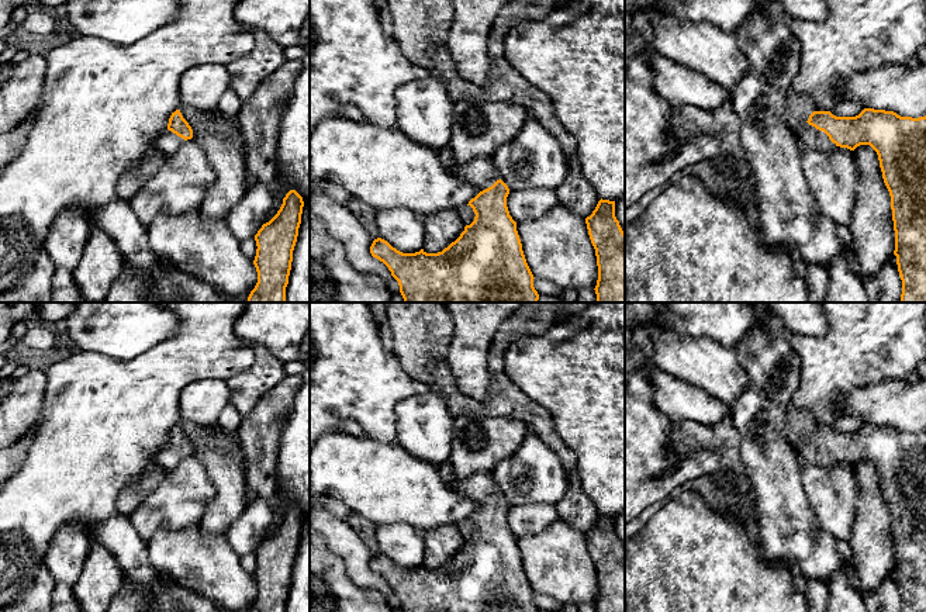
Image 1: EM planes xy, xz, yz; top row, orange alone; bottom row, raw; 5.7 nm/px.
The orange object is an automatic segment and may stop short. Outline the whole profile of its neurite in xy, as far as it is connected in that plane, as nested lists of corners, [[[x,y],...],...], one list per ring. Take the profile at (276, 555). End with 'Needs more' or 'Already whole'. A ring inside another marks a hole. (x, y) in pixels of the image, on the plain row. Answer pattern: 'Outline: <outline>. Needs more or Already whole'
Outline: [[[290,505],[277,529],[255,550],[258,598],[249,612],[286,612],[303,522],[303,512]]]. Already whole

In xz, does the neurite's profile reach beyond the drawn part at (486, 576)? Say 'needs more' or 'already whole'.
needs more

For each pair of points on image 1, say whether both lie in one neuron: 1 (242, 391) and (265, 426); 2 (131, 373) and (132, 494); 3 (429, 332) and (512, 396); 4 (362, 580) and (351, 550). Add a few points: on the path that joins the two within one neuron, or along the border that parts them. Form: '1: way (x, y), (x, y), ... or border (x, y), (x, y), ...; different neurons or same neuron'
1: border (275, 384), (242, 419); different neurons
2: border (152, 460), (140, 477), (120, 493), (120, 512); different neurons
3: way (429, 362), (429, 366), (466, 405), (483, 405); same neuron
4: way (360, 573), (356, 557); same neuron

